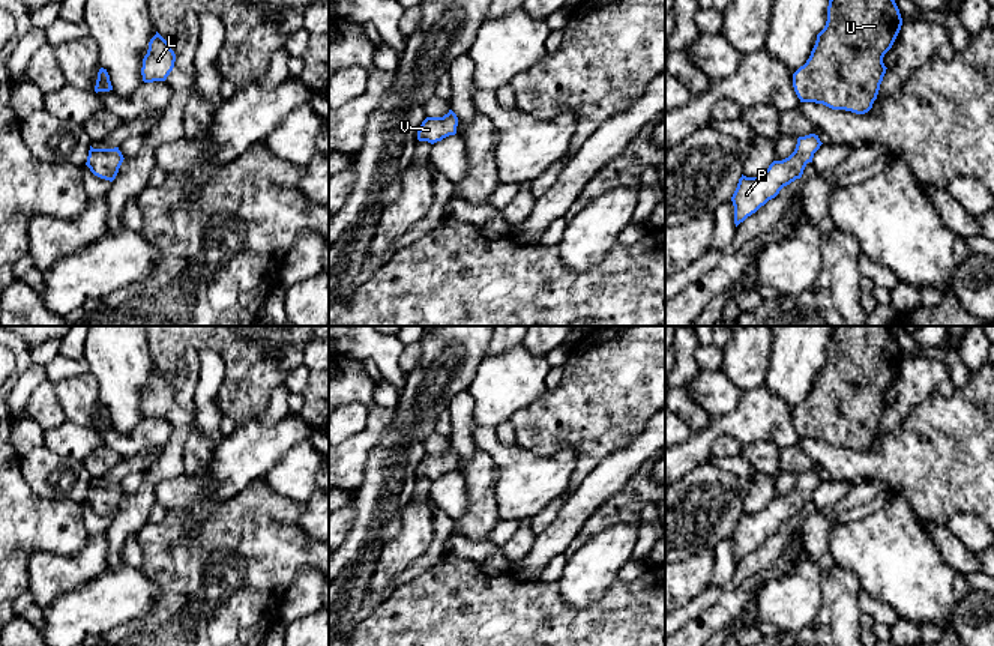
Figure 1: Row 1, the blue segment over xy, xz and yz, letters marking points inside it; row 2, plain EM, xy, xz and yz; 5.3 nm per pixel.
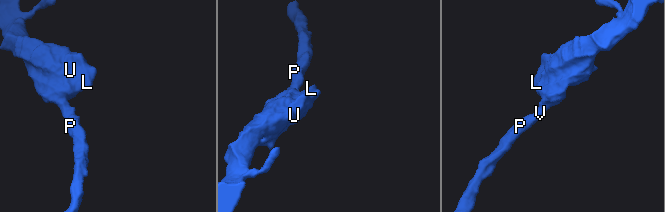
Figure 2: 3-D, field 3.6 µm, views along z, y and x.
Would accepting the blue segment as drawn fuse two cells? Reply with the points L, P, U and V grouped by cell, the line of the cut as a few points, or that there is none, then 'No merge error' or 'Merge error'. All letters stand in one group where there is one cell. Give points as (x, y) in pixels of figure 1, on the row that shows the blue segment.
Groups: L P U V. No split. No merge error

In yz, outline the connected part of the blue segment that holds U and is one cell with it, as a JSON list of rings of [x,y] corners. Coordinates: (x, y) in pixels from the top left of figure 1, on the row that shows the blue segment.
[[[829,0],[826,26],[817,35],[806,63],[793,74],[793,87],[800,102],[856,114],[868,113],[887,69],[883,57],[892,48],[901,26],[895,0]]]

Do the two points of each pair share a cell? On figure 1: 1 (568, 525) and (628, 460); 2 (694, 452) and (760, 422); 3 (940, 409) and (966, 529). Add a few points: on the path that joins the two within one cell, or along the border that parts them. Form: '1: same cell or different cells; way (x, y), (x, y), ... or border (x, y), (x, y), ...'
1: same cell; way (580, 508), (611, 476)
2: same cell; way (709, 436), (719, 425), (743, 424)
3: different cells; border (978, 514), (955, 513), (945, 525)

